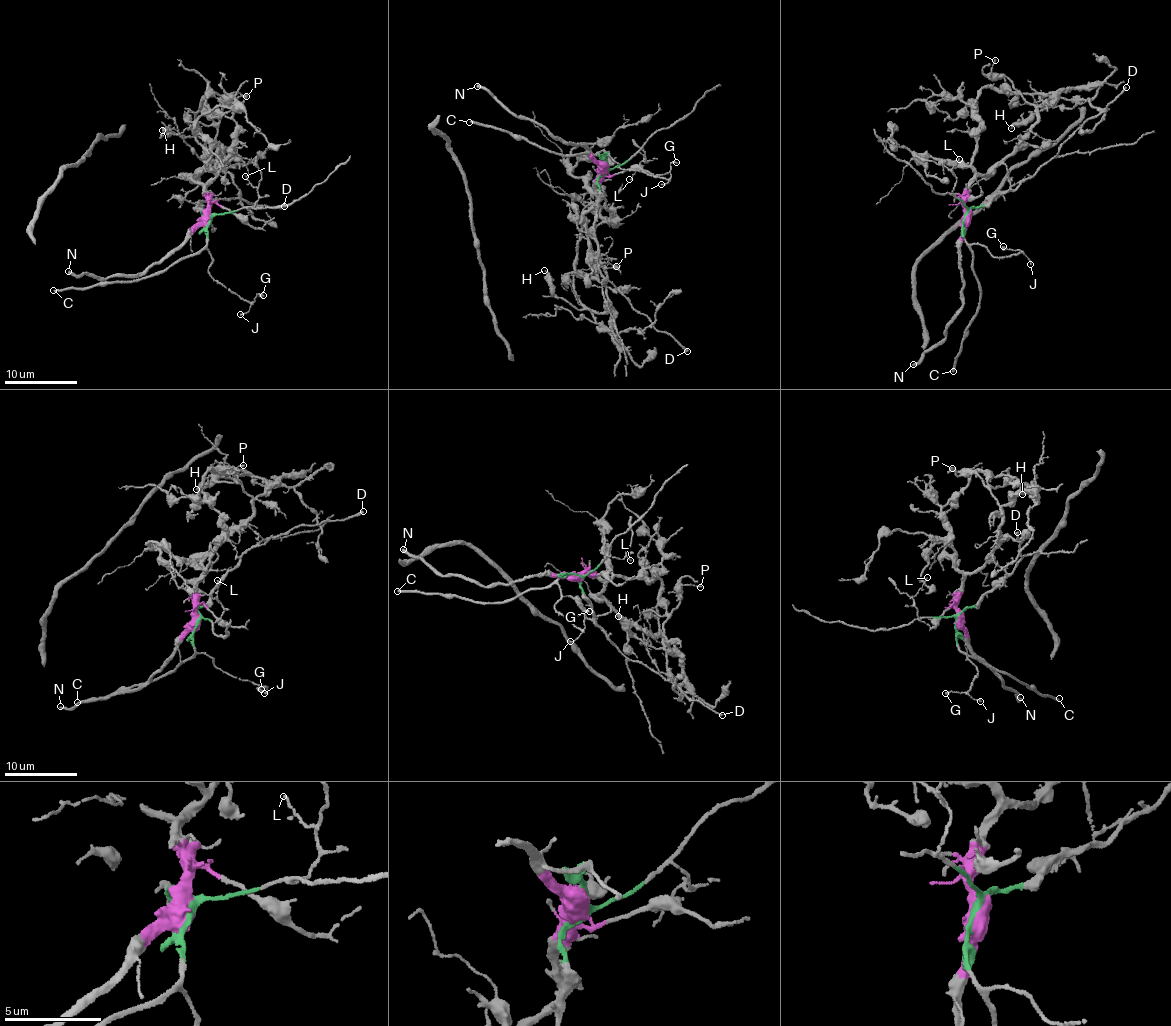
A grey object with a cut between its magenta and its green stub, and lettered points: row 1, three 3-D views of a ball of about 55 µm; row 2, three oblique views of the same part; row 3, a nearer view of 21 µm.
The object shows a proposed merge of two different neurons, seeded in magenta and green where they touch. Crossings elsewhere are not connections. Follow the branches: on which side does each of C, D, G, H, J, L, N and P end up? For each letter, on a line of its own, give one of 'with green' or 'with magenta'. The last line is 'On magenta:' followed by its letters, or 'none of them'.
C: with green
D: with green
G: with green
H: with magenta
J: with green
L: with green
N: with magenta
P: with magenta
On magenta: H, N, P

